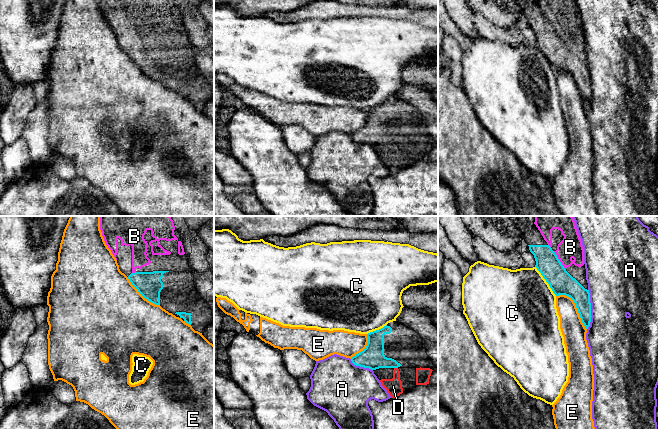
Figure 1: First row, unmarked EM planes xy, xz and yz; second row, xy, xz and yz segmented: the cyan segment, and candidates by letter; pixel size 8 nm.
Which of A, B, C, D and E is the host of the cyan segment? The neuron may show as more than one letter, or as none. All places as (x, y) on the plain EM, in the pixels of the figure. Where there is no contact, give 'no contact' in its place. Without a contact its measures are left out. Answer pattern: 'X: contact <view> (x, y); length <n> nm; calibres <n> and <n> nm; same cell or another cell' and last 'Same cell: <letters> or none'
A: contact yz (590, 85); length 320 nm; calibres 160 and 420 nm; another cell
B: contact yz (559, 36); length 180 nm; calibres 190 and 180 nm; same cell
C: contact yz (546, 57); length 300 nm; calibres 190 and 500 nm; another cell
D: contact xz (396, 143); length 30 nm; calibres 190 and 130 nm; same cell
E: contact yz (576, 83); length 380 nm; calibres 190 and 190 nm; another cell
Same cell: B, D

